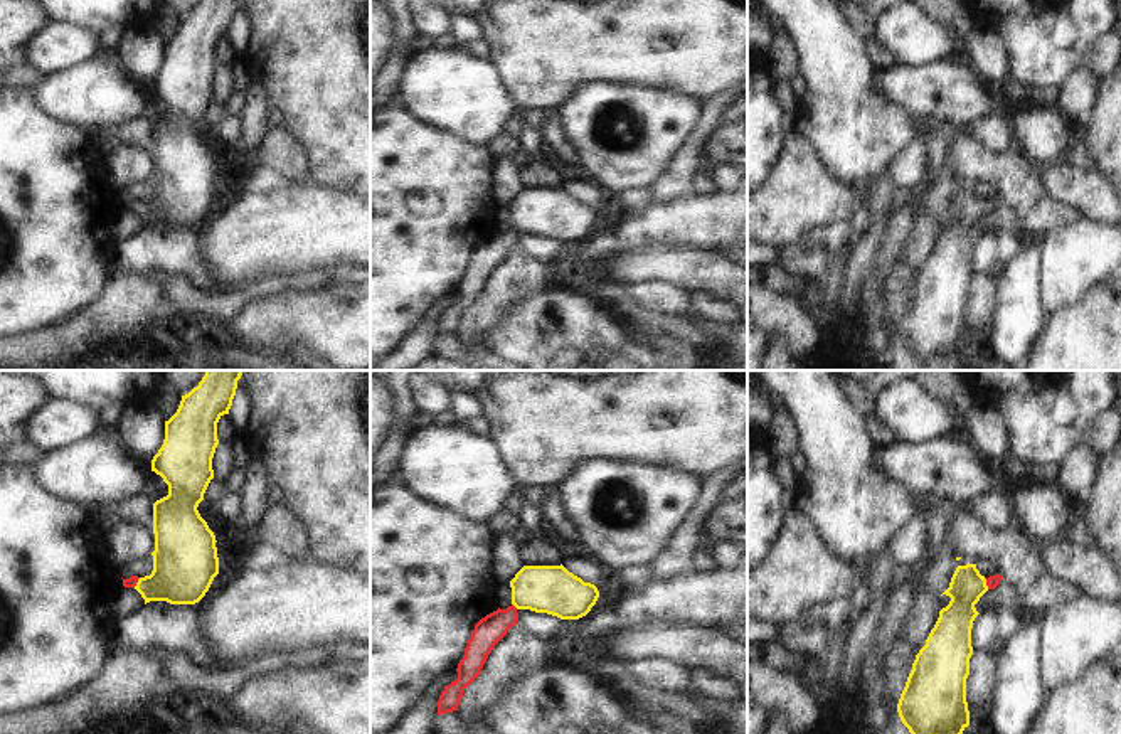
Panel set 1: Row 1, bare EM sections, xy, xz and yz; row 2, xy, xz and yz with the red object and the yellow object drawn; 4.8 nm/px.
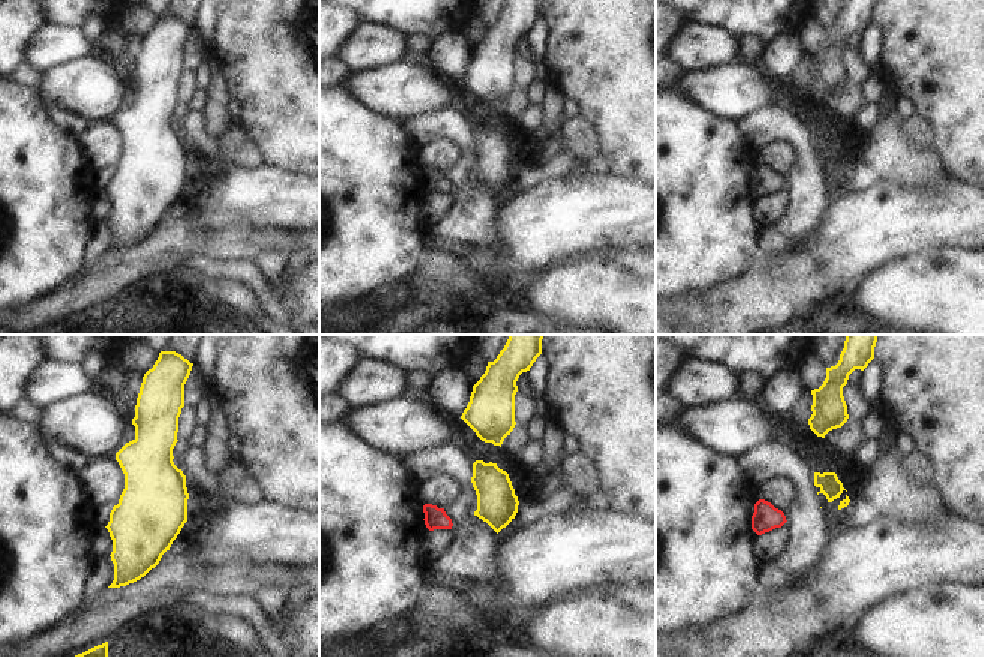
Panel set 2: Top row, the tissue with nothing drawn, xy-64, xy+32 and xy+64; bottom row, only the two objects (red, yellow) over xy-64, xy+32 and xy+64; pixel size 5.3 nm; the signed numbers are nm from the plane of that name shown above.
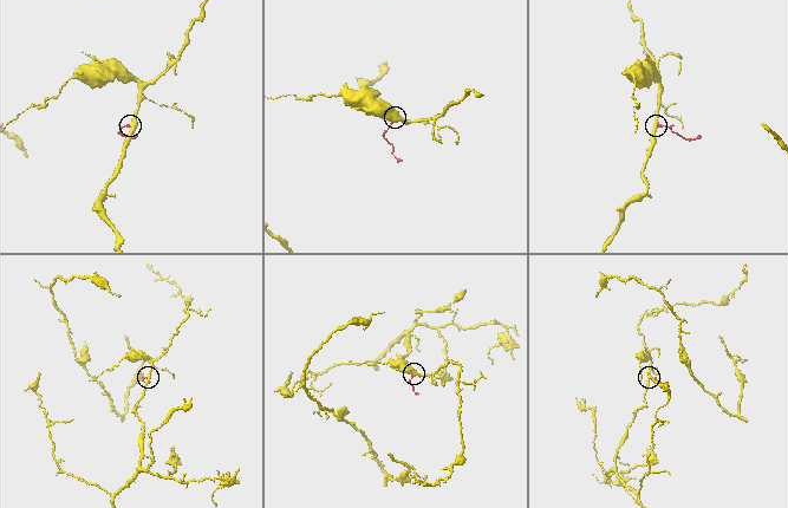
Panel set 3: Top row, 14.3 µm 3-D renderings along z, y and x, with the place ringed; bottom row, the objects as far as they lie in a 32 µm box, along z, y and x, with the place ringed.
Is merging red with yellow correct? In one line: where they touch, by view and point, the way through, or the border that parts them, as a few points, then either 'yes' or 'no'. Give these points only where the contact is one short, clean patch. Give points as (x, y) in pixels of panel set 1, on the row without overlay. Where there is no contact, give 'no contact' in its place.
contact yz (987, 206); way yz (992, 204), (987, 206), (966, 209); yes

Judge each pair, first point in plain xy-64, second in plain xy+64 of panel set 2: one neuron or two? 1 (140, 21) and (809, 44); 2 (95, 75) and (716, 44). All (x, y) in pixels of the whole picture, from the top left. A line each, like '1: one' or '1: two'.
1: one
2: two

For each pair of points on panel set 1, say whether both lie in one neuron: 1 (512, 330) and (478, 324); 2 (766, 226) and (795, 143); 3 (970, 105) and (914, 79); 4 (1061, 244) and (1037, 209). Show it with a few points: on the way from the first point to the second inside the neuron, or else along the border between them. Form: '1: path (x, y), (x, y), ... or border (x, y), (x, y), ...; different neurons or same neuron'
1: border (520, 300), (500, 322), (483, 332), (487, 347); different neurons
2: path (785, 206), (795, 196), (795, 164); same neuron
3: path (956, 93), (928, 90); same neuron
4: border (1084, 218), (1051, 231), (1039, 241); different neurons

